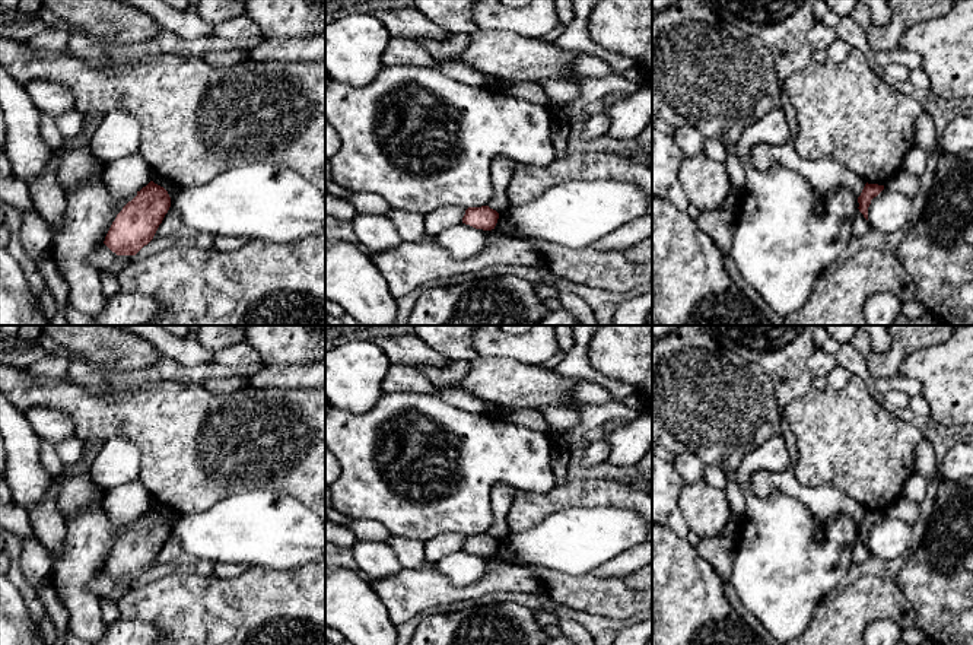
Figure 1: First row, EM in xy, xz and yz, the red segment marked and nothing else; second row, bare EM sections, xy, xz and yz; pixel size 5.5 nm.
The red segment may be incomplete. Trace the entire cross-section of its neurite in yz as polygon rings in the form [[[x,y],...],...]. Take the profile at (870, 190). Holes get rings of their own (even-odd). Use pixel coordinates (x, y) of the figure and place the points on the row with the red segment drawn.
[[[867,182],[861,196],[858,197],[858,203],[859,203],[858,209],[867,220],[868,220],[868,207],[871,204],[871,200],[877,197],[883,190],[884,190],[884,185]]]

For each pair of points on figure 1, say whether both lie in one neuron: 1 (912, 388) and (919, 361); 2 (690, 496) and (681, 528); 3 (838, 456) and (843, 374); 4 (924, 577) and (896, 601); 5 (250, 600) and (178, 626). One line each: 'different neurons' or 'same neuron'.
1: different neurons
2: different neurons
3: different neurons
4: different neurons
5: same neuron

